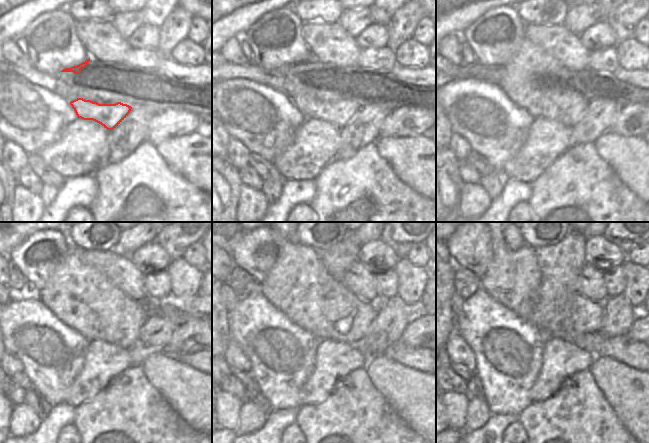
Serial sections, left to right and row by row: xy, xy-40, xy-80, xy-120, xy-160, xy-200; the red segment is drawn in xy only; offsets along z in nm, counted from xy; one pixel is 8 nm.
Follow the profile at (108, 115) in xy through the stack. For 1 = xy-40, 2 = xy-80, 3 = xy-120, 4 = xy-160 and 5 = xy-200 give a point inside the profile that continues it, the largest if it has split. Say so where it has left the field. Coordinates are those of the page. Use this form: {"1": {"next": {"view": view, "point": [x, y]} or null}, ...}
{"1": {"next": {"view": "xy-40", "point": [339, 113]}}, "2": {"next": {"view": "xy-80", "point": [537, 99]}}, "3": {"next": {"view": "xy-120", "point": [79, 294]}}, "4": {"next": {"view": "xy-160", "point": [298, 285]}}, "5": {"next": {"view": "xy-200", "point": [512, 277]}}}

